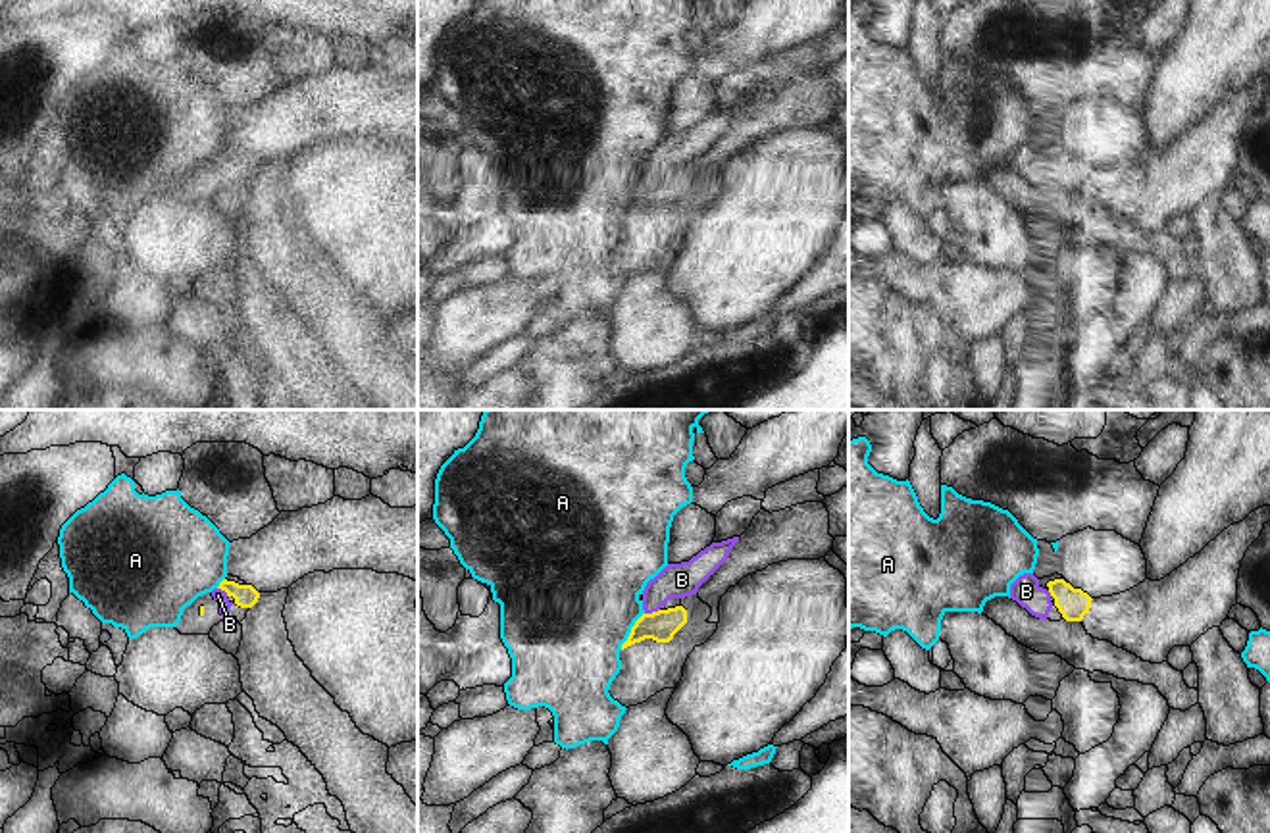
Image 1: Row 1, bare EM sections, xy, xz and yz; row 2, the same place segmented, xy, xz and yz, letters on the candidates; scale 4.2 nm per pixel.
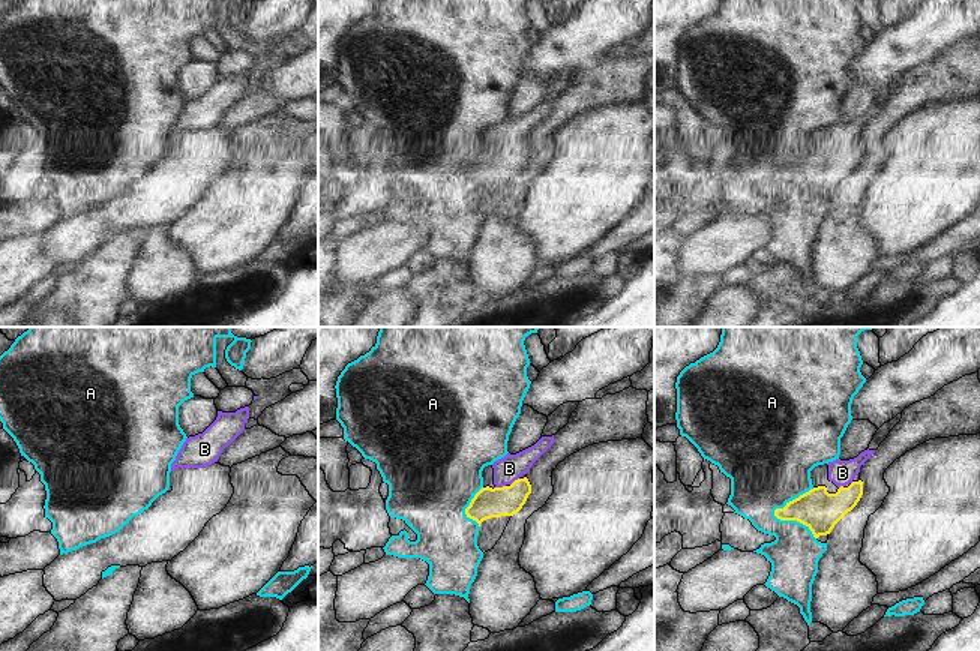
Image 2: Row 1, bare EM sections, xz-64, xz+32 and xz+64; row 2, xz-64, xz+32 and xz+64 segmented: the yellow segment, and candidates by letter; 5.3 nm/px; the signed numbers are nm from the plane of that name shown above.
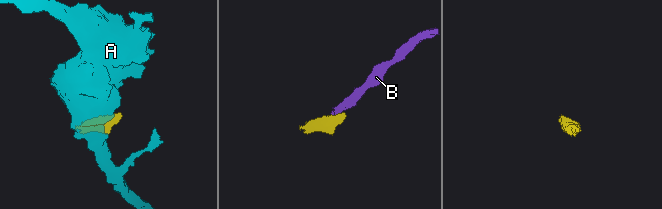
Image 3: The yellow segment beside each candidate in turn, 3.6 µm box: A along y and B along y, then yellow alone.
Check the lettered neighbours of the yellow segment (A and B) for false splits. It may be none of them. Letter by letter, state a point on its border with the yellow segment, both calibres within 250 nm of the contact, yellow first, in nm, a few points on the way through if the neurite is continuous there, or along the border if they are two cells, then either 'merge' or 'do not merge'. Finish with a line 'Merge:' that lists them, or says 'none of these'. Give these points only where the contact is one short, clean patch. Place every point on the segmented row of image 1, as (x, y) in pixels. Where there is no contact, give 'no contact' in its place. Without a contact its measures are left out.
A: contact xz (632, 631); calibres 130 and 480 nm; do not merge
B: contact xz (653, 612); calibres 130 and 140 nm; way xz (660, 626), (653, 612), (653, 603), (682, 580); merge
Merge: B

